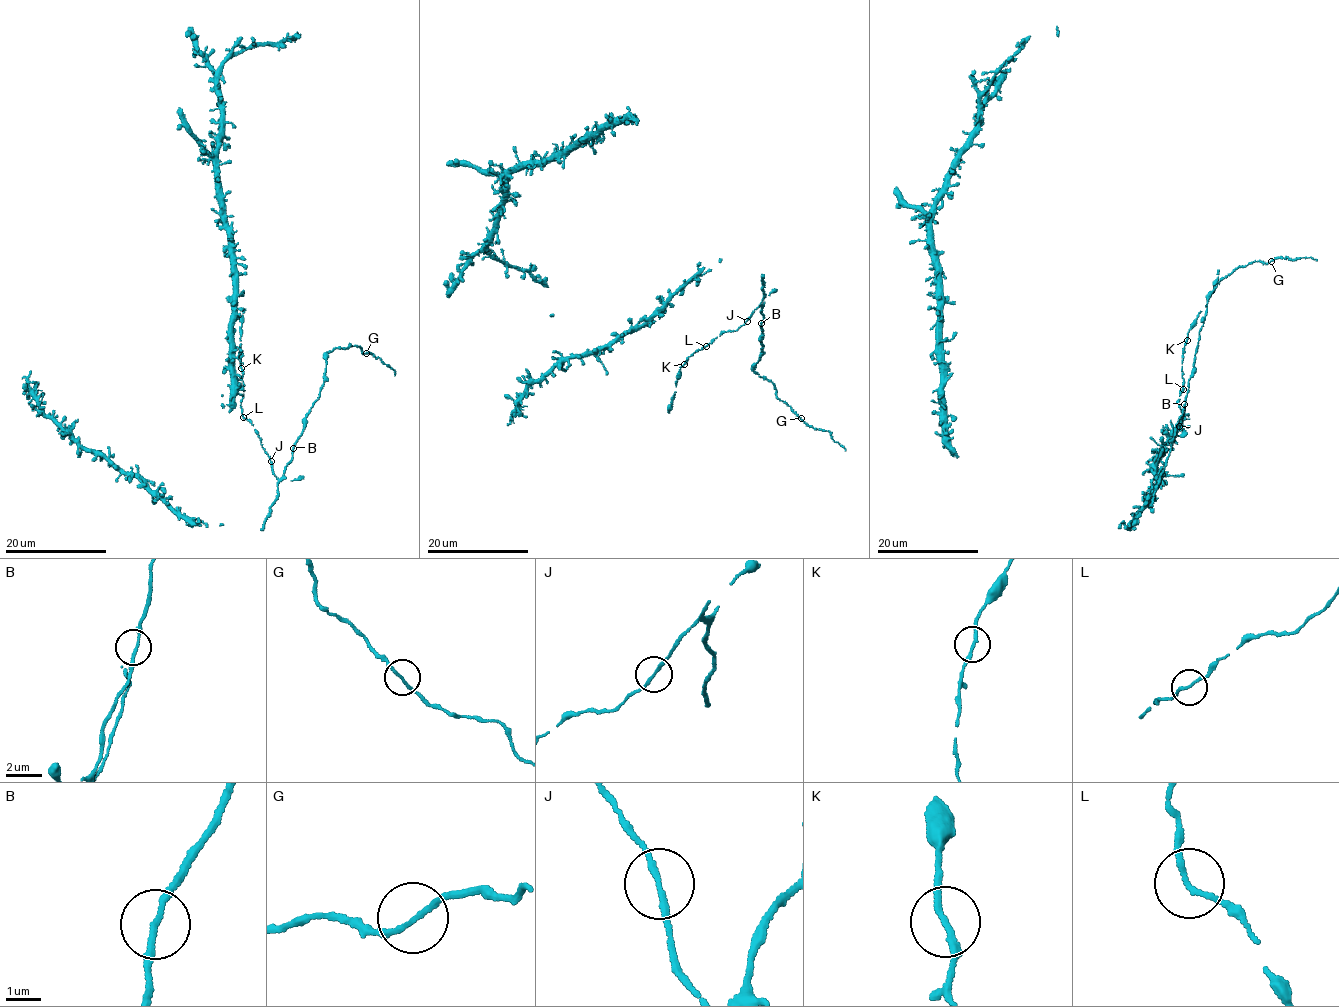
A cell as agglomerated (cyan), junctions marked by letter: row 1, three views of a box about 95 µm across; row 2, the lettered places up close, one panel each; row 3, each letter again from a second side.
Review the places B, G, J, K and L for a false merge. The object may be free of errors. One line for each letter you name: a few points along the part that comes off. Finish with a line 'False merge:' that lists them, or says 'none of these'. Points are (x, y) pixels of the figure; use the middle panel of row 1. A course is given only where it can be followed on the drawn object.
False merge: none of these

